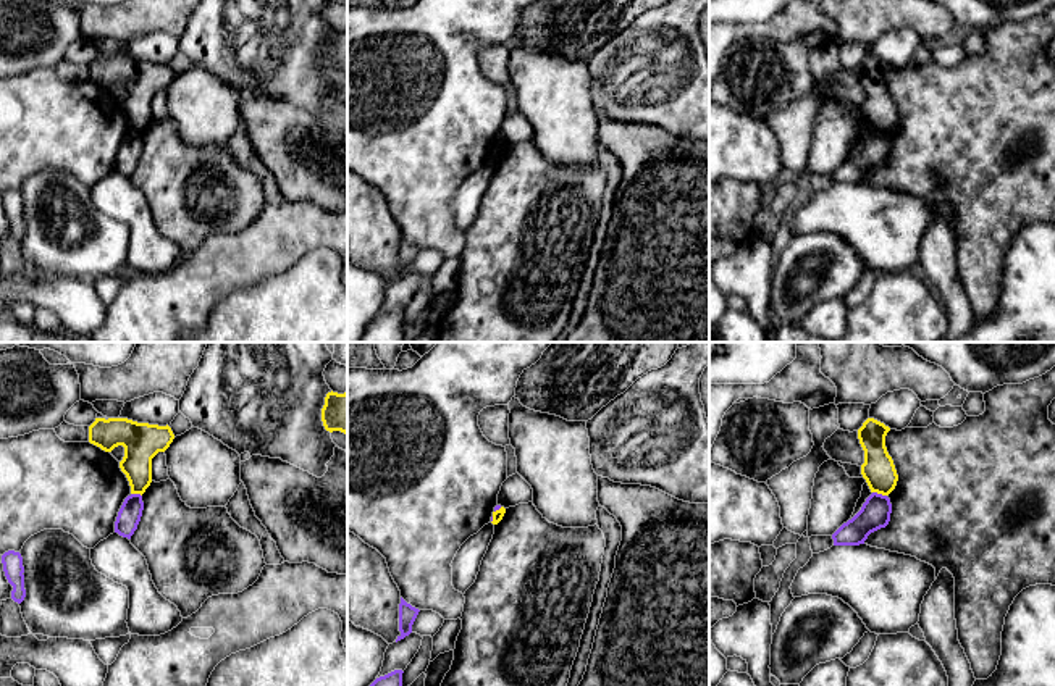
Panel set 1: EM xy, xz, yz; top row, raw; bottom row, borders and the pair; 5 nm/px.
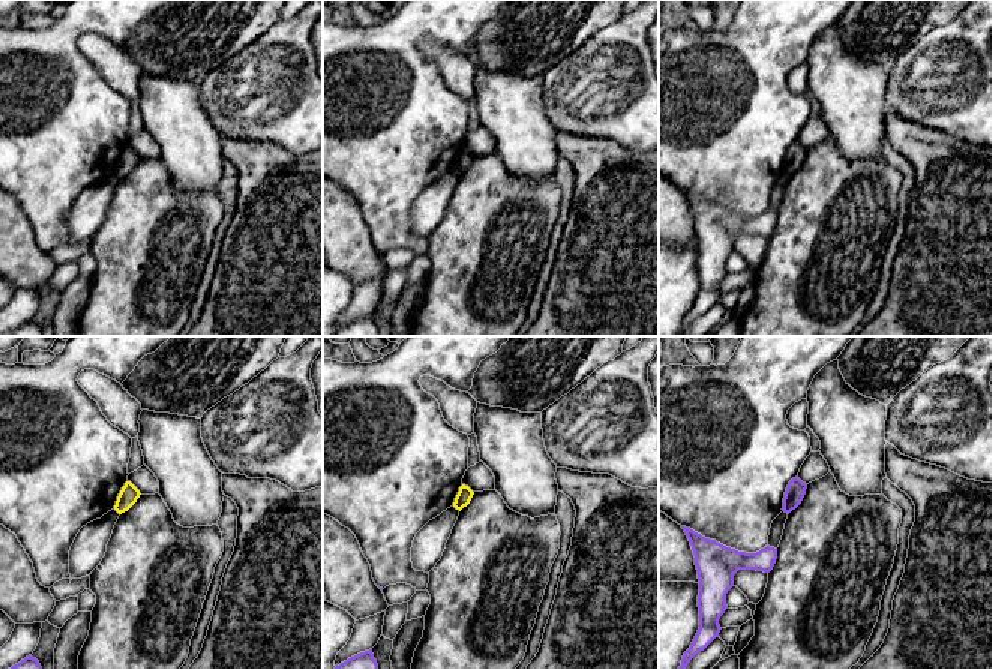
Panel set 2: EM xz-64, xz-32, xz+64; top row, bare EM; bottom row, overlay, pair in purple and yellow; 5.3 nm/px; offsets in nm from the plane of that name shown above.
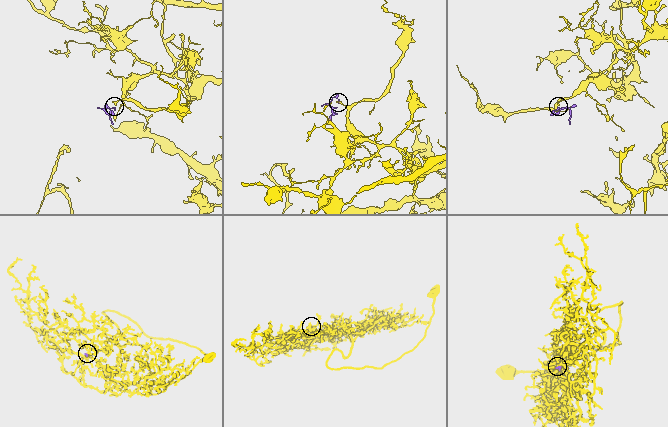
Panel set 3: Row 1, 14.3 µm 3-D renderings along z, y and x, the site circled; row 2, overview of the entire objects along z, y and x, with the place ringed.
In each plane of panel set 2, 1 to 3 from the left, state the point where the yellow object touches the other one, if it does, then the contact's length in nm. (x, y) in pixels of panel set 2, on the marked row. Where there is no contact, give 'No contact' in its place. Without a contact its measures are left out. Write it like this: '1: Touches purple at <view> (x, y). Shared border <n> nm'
1: No contact
2: No contact
3: No contact

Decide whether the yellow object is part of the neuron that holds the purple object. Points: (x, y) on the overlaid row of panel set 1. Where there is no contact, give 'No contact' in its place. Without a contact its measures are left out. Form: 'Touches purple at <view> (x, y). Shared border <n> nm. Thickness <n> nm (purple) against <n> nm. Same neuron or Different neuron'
Touches purple at yz (879, 494). Shared border 80 nm. Thickness 150 nm (purple) against 160 nm. Different neuron

